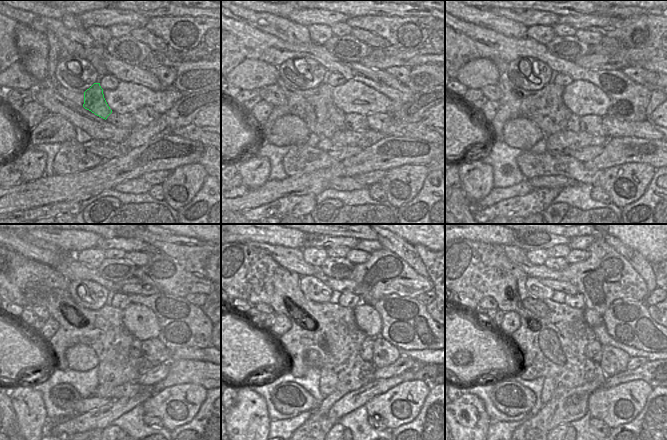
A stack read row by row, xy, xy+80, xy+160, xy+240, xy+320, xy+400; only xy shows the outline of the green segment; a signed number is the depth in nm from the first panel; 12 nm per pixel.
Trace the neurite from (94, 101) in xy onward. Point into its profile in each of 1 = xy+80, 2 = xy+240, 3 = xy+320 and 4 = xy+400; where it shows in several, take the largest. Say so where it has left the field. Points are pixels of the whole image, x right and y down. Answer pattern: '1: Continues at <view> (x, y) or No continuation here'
1: Continues at xy+80 (337, 116)
2: Continues at xy+240 (136, 347)
3: Continues at xy+320 (366, 349)
4: Continues at xy+400 (592, 351)

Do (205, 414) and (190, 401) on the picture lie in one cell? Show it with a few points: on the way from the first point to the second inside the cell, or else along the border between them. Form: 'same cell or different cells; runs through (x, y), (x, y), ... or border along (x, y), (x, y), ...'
different cells; border along (207, 390), (198, 412), (183, 425)

